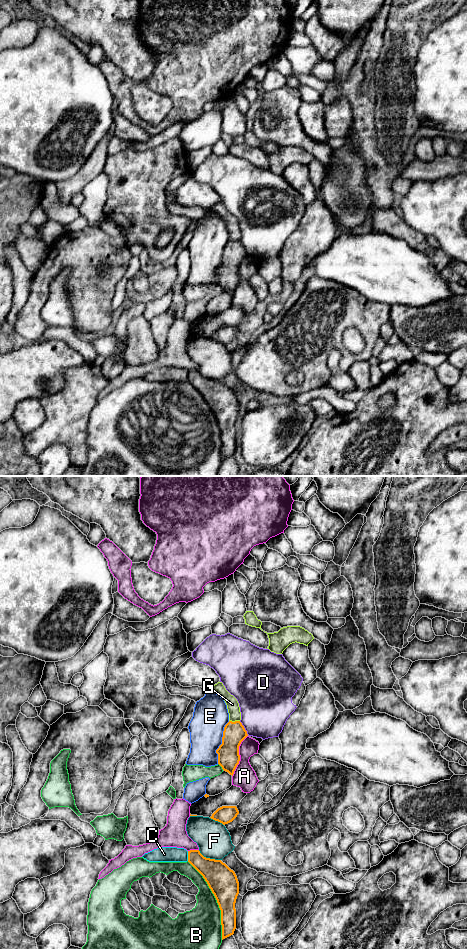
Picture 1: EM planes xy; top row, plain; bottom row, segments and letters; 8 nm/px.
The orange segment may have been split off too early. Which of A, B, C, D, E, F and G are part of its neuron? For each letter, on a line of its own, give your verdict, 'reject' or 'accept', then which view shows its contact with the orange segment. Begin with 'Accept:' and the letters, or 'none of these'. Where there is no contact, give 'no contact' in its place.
Accept: none of these
A: reject; meets orange in xy
B: reject; meets orange in xy
C: reject; meets orange in xy
D: reject; meets orange in xy
E: reject; meets orange in xy
F: reject; meets orange in xy
G: reject; meets orange in xy

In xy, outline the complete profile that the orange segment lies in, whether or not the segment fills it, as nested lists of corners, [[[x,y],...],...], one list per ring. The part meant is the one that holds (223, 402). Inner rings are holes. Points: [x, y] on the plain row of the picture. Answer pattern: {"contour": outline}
{"contour": [[[199,370],[188,371],[188,382],[203,396],[221,430],[222,460],[236,449],[235,423],[239,402],[233,390],[221,380],[204,377]]]}

